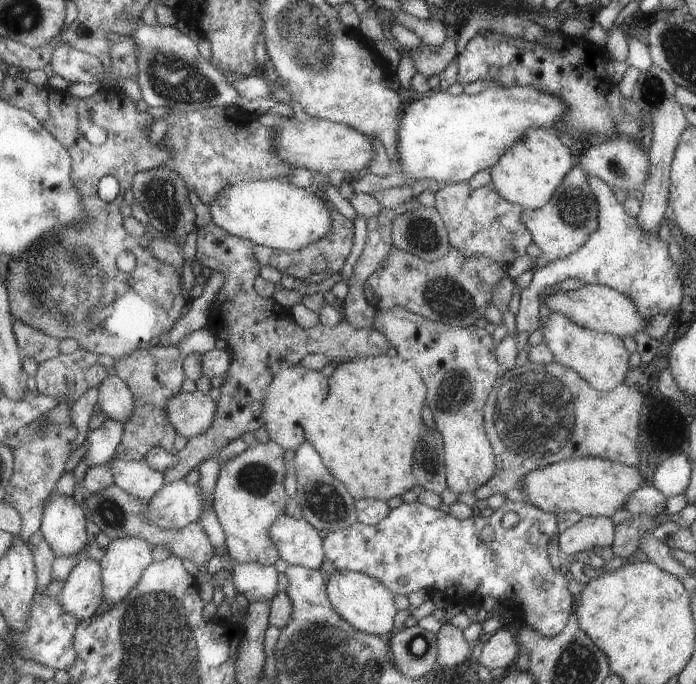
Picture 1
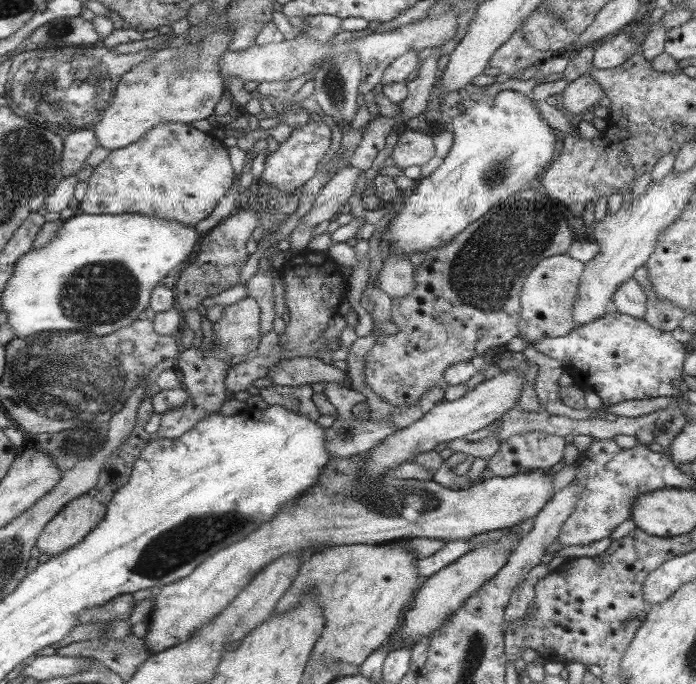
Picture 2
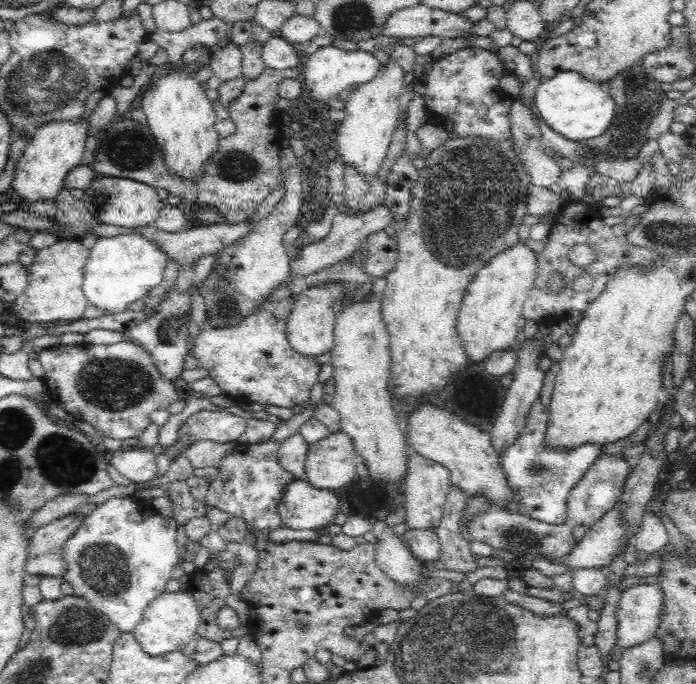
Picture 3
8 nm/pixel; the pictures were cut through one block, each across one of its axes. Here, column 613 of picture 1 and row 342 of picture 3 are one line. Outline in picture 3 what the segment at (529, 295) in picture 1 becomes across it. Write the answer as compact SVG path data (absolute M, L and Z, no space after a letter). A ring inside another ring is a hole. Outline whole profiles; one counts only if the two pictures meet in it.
M272 309L257 310L256 314L246 315L238 325L222 328L204 328L195 344L190 344L192 356L197 355L201 365L209 370L209 376L214 378L221 388L221 392L233 398L238 405L260 404L274 405L282 408L301 406L308 408L312 404L310 394L318 382L318 374L323 365L316 357L304 356L296 352L288 342L287 321L276 318Z

